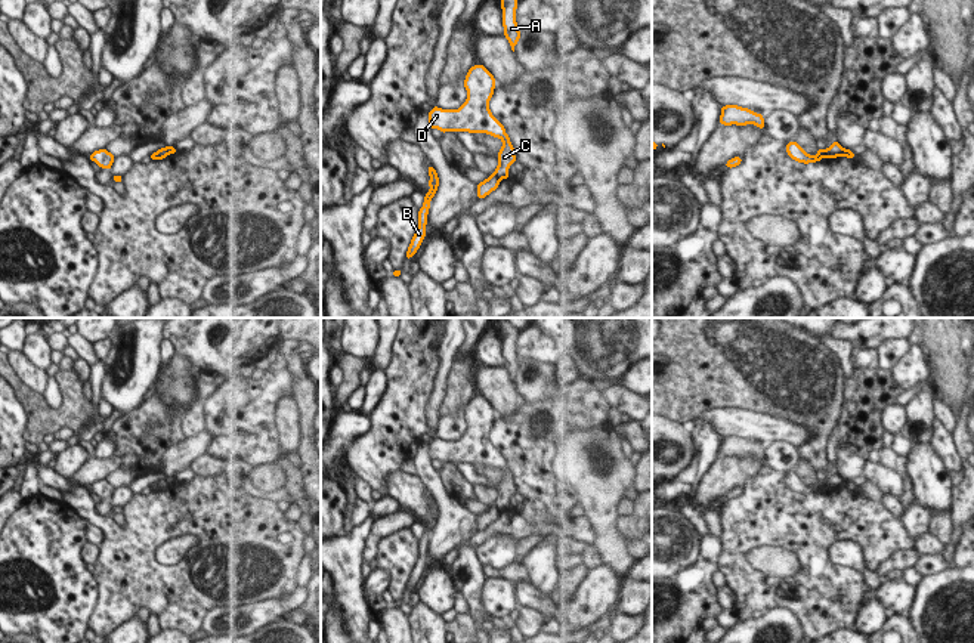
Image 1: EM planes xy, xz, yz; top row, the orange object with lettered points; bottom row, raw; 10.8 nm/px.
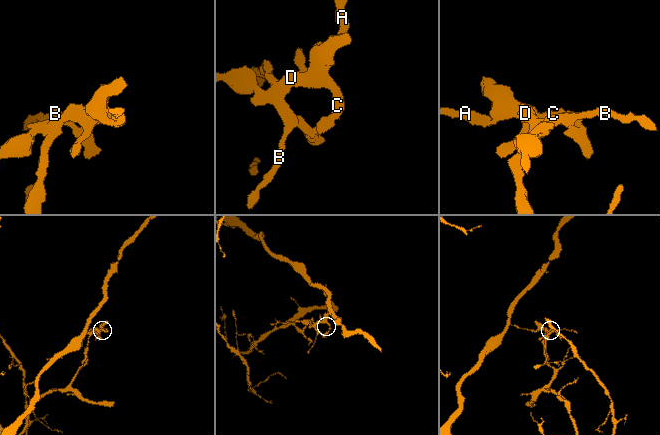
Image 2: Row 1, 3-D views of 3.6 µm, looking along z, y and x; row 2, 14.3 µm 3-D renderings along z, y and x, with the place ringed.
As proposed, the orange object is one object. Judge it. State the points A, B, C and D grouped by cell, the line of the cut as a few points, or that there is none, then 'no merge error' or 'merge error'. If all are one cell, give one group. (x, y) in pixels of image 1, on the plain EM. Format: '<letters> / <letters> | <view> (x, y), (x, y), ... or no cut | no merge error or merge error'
A C D / B | xz (494, 503), (500, 510) | merge error

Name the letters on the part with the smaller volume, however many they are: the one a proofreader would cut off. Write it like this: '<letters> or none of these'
B

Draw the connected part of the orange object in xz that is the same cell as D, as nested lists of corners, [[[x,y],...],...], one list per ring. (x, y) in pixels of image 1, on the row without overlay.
[[[477,395],[469,401],[464,411],[467,430],[455,440],[442,440],[436,436],[429,442],[429,457],[442,464],[469,463],[486,464],[500,469],[503,477],[498,483],[495,506],[508,511],[508,498],[516,494],[514,479],[504,457],[489,442],[489,432],[495,420],[495,408],[483,396]]]

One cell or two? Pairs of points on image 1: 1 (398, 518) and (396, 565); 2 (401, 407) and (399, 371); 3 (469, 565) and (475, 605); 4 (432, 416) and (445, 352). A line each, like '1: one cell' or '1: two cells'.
1: two cells
2: one cell
3: one cell
4: one cell

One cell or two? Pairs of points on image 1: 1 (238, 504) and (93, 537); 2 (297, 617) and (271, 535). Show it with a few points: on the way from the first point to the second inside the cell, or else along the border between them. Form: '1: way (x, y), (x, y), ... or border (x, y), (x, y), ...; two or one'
1: border (89, 522), (102, 531), (99, 547); two
2: border (299, 587), (291, 593), (256, 602); two

